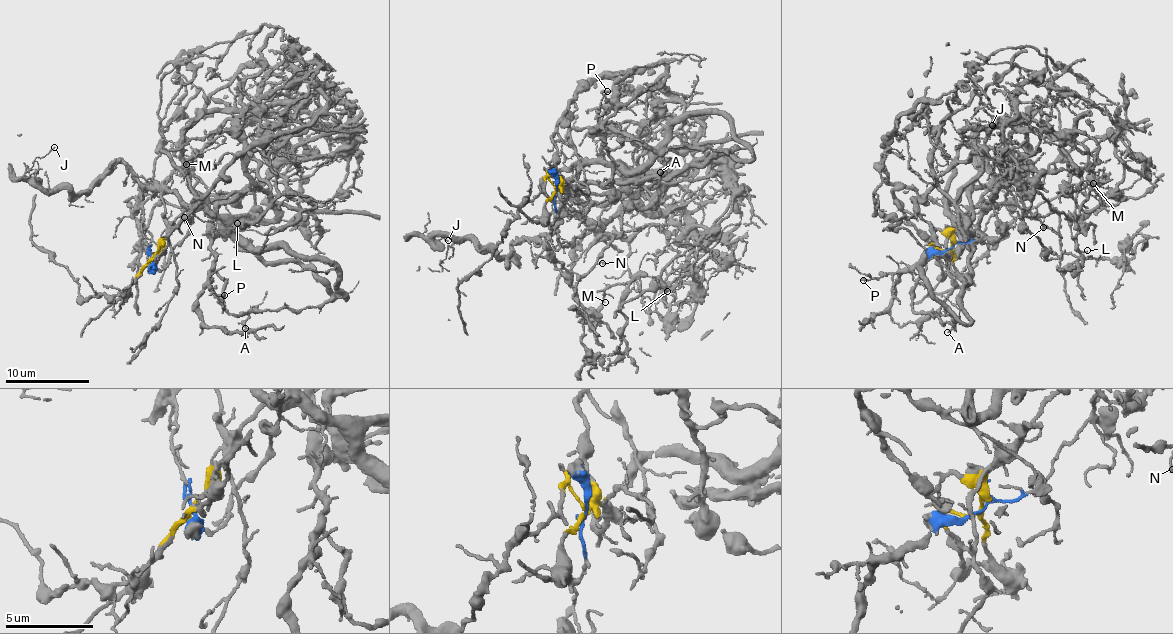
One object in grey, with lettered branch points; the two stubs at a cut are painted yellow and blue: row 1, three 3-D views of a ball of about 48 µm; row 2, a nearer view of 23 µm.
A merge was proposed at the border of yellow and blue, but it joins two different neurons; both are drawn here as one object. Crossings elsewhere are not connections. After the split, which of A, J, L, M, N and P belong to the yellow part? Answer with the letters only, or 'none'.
A, L, M, N, P

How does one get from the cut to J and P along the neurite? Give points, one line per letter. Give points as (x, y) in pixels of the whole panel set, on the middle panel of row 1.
J: (555, 190), (547, 238), (544, 234), (517, 242), (508, 253), (477, 247), (467, 238), (422, 235), (448, 240)
P: (555, 190), (565, 185), (576, 194), (613, 193), (613, 161), (604, 144), (598, 119), (599, 103), (608, 90)

